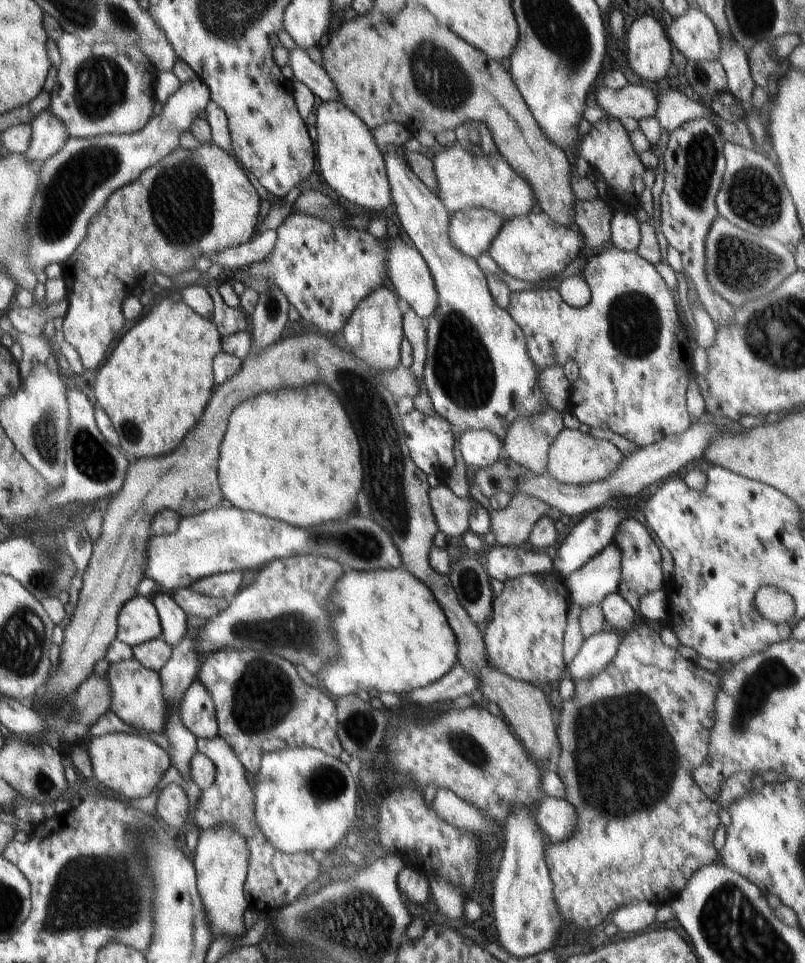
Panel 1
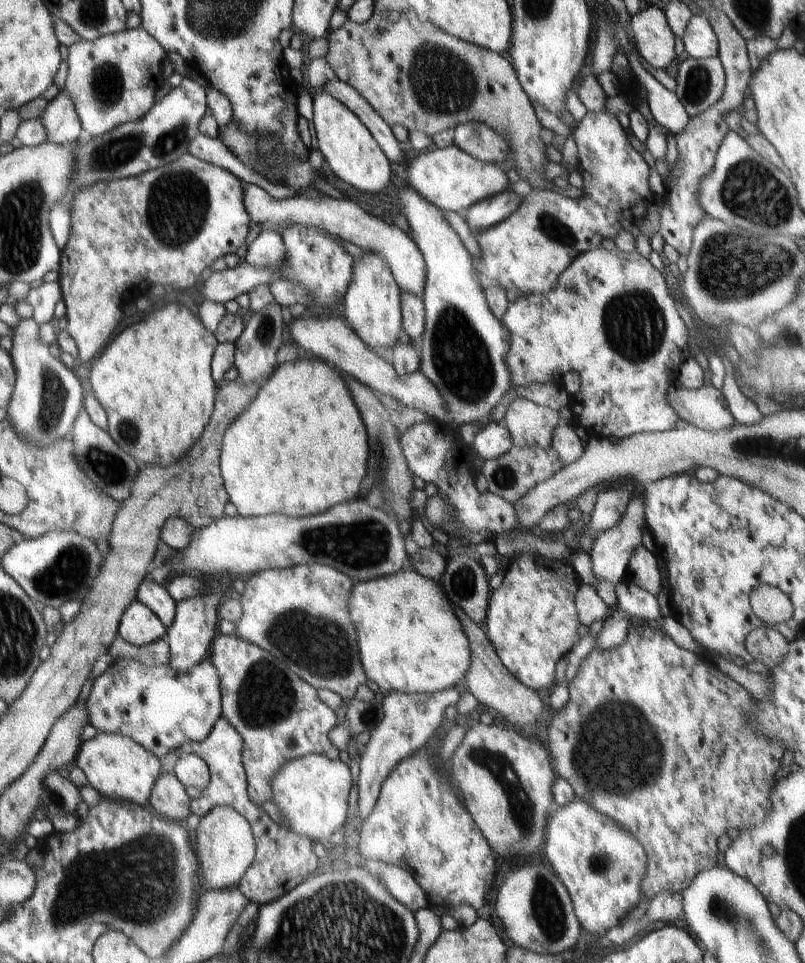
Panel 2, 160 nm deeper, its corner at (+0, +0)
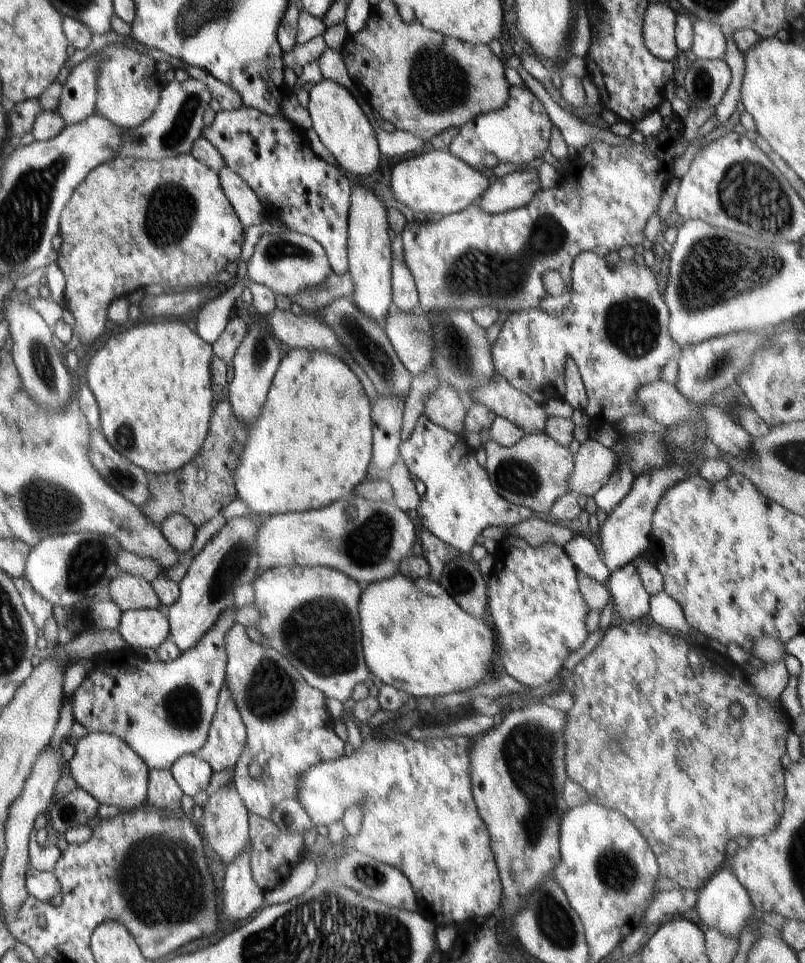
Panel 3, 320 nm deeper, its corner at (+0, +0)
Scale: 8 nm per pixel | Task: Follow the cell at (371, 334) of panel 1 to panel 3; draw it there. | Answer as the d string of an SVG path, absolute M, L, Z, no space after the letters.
M352 186L350 212L348 214L348 274L354 282L354 294L350 300L366 314L370 320L382 326L389 308L392 306L392 251L388 234L387 208L382 198L372 190L362 186Z

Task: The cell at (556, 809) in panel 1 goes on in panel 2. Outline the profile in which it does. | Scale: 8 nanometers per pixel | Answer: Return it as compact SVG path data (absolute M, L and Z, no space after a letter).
M574 799L571 803L568 803L563 807L554 807L552 814L550 814L546 823L546 838L544 846L544 858L546 863L552 870L558 875L558 878L562 881L562 884L567 888L568 894L571 896L573 909L579 923L590 934L596 934L596 936L604 936L607 932L614 927L622 924L626 920L629 912L634 909L643 897L643 883L647 873L647 854L645 848L635 839L635 836L628 832L624 827L621 827L615 820L612 820L609 816L598 812L595 808L592 808L589 804L586 804L582 799Z

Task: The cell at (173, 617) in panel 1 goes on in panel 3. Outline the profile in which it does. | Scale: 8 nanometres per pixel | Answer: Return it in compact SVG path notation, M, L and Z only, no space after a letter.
M122 573L110 582L110 597L122 611L137 609L158 610L163 616L168 615L166 607L154 593L152 584L142 577Z

